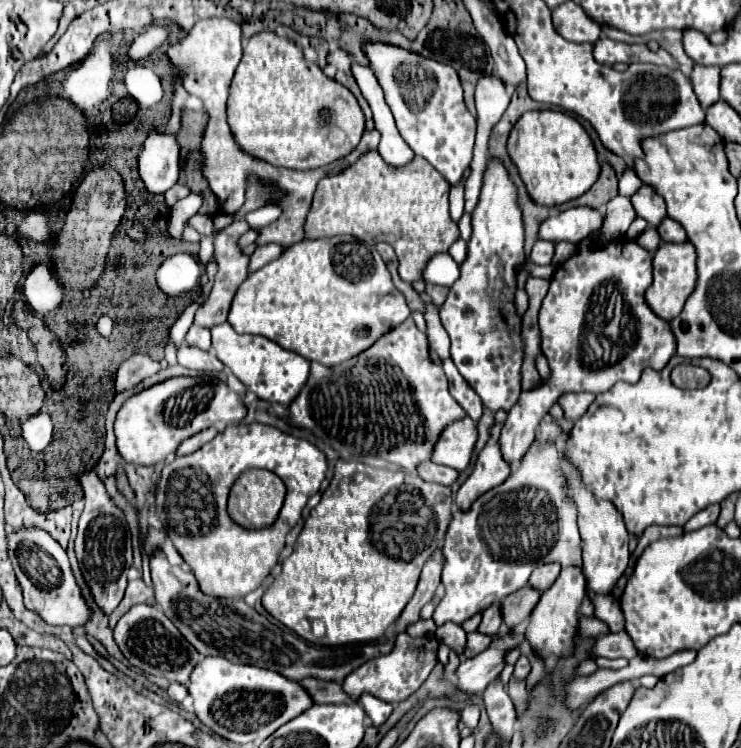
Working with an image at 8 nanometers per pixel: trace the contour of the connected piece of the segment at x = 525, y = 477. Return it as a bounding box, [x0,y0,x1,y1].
[433,442,583,626]

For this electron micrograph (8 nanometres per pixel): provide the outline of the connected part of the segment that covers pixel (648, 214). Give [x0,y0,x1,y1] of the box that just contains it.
[631,186,667,228]

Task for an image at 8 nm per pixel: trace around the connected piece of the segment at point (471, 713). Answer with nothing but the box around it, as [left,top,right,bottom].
[461,706,479,728]

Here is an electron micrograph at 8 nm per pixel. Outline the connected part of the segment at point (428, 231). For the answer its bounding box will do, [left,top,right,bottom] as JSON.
[305,150,459,282]

